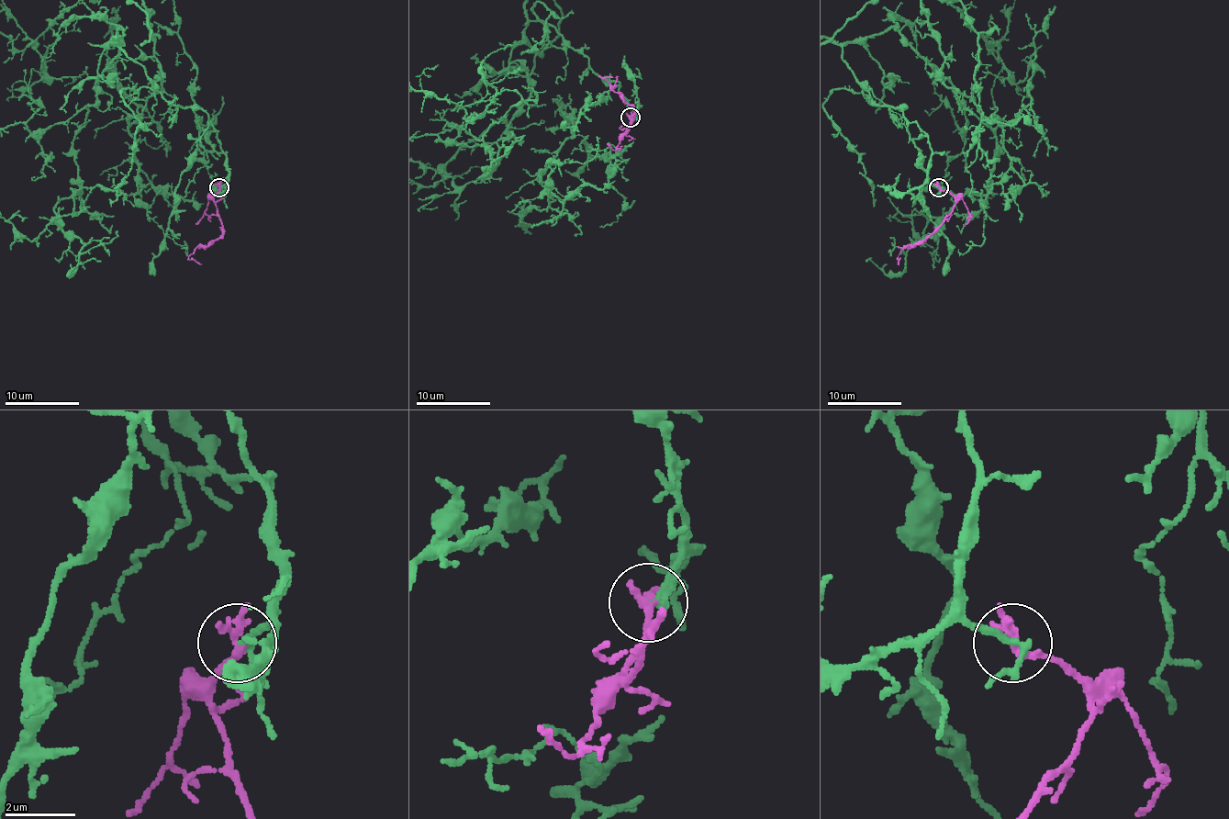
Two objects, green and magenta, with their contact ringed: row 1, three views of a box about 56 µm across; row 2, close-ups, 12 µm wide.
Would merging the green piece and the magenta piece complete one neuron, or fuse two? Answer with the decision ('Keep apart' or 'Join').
Join

